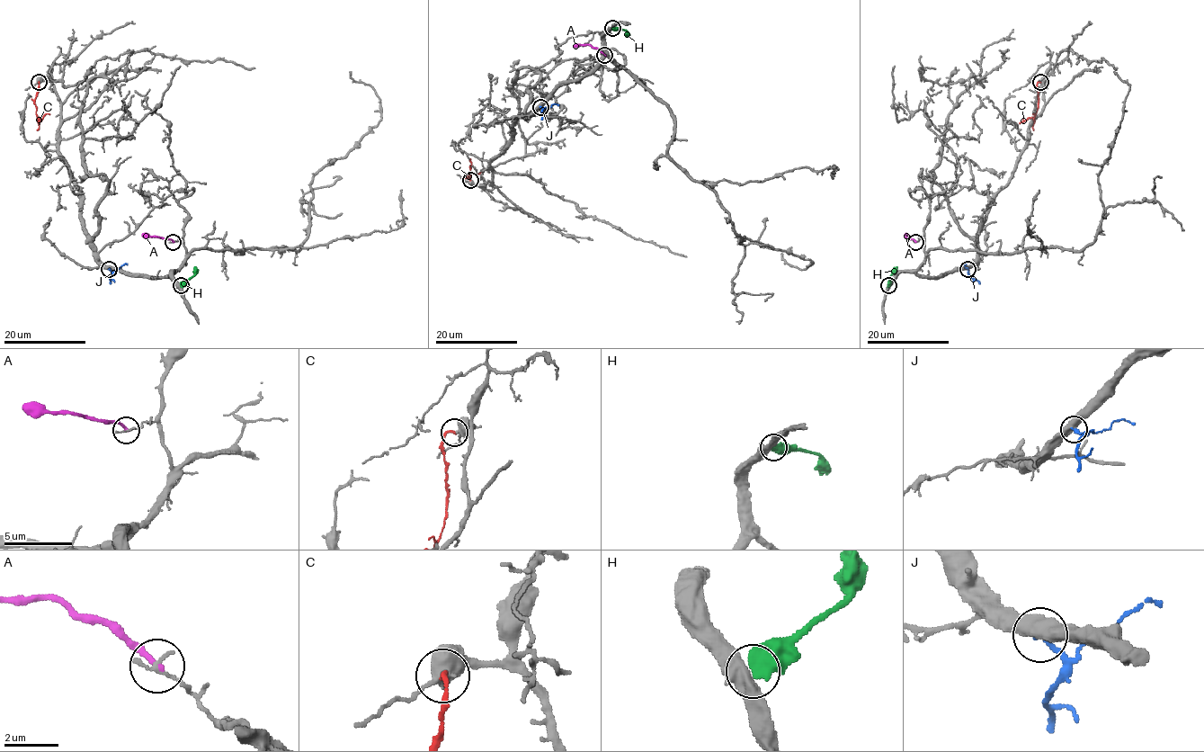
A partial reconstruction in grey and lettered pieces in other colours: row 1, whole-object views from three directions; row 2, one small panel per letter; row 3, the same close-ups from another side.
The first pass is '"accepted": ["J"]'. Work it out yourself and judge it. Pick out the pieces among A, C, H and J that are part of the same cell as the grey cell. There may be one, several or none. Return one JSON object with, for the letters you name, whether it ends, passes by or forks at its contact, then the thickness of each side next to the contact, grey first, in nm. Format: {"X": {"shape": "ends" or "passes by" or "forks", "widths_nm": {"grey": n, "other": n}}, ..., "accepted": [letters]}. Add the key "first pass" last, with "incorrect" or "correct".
{"accepted": [], "first pass": "incorrect"}

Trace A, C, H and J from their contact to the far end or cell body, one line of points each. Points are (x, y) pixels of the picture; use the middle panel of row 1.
A: (605, 55), (590, 45), (573, 46)
C: (470, 179), (470, 176), (466, 177), (468, 174), (481, 173)
H: (612, 29), (624, 30), (628, 37)
J: (540, 107), (559, 105)

